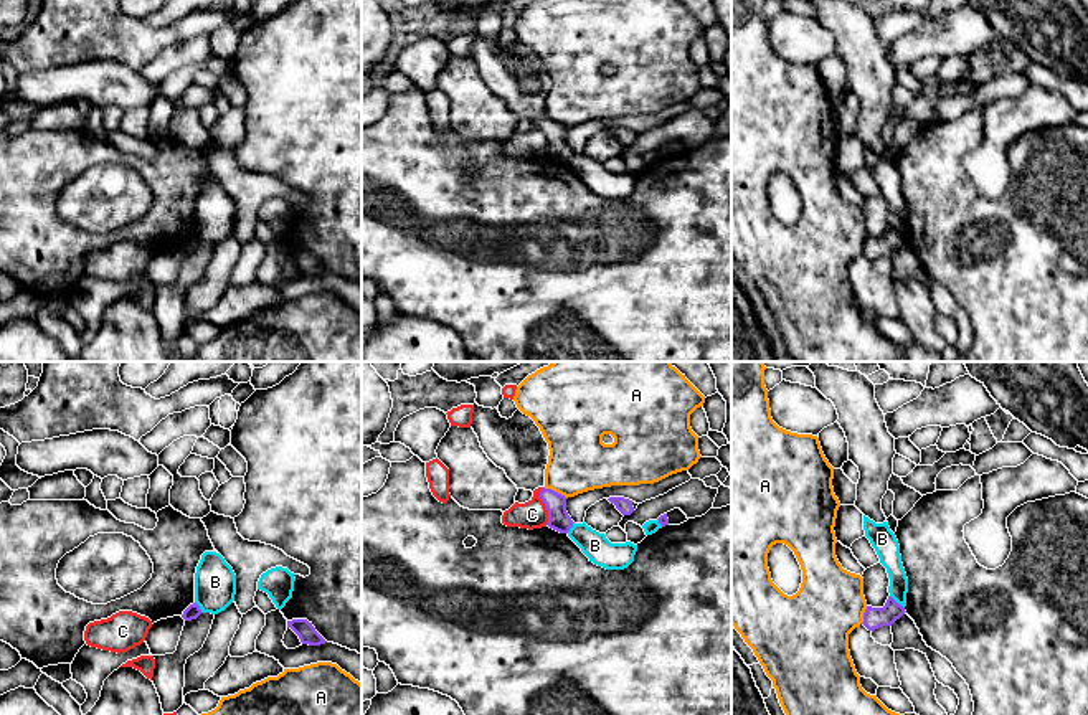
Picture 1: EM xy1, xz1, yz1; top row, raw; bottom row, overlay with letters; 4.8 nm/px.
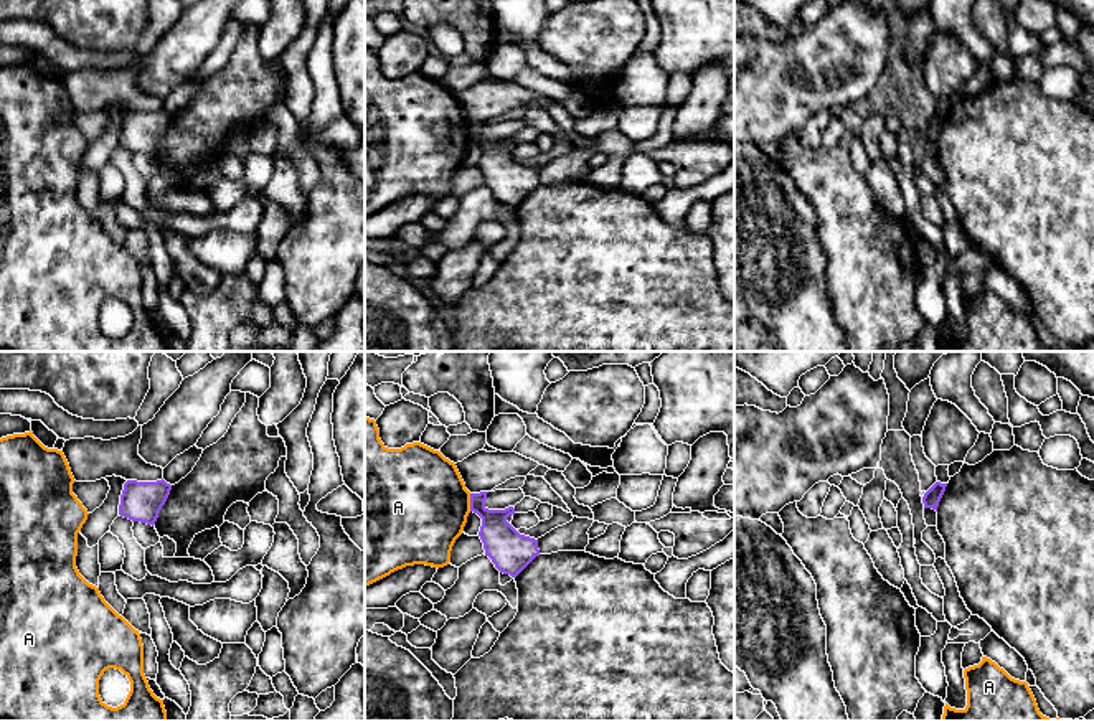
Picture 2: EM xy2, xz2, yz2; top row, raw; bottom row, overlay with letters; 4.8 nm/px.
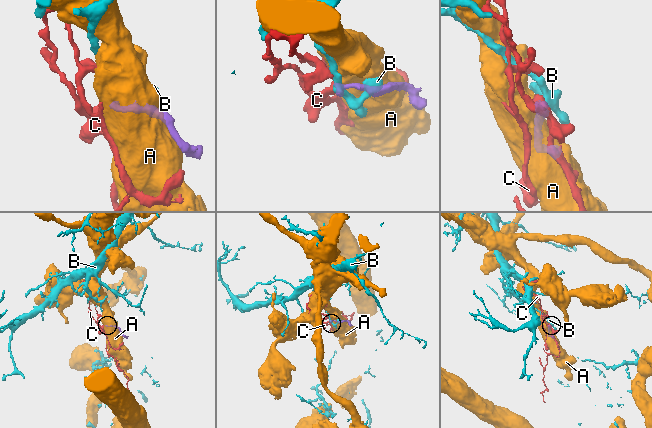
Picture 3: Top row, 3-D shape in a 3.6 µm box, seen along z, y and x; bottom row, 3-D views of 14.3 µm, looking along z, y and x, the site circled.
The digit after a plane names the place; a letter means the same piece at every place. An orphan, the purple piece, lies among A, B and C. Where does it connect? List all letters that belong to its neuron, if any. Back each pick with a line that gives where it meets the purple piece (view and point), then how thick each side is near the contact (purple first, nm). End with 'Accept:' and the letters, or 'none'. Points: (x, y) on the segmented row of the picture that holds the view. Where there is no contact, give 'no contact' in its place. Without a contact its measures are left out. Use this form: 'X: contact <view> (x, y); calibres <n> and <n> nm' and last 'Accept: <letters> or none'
Accept: none

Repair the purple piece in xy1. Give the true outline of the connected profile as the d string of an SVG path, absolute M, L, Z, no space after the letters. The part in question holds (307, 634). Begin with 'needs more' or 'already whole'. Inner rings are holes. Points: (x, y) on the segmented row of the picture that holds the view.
already whole; M307 619L287 621L287 627L299 636L302 644L320 646L327 642Z

